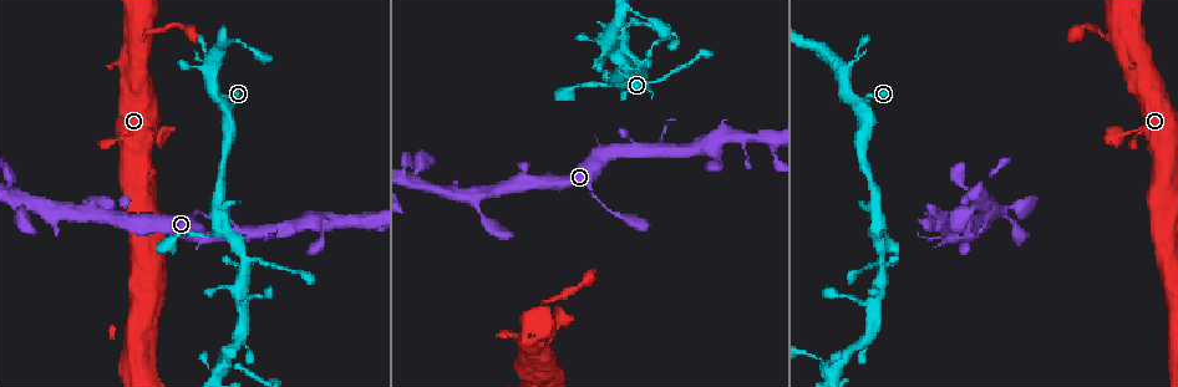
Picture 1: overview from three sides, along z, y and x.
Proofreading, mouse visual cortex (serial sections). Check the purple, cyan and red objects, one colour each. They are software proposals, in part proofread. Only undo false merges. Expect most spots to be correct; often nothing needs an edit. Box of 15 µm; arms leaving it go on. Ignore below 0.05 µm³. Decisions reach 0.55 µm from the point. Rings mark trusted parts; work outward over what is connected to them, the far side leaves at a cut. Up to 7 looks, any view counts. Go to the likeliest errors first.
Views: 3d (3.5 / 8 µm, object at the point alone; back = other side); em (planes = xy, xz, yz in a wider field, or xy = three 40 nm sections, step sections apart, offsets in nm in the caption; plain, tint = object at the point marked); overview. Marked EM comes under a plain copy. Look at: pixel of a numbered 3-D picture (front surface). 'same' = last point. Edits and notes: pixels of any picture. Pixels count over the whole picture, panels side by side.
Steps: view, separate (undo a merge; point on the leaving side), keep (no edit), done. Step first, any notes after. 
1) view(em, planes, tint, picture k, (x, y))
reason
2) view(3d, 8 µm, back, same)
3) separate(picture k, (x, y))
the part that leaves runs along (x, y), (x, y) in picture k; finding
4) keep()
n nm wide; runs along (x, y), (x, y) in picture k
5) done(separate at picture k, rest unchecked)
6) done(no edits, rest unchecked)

view(3d, 3.5 µm, picture 1, (245, 255))
thick turns thin

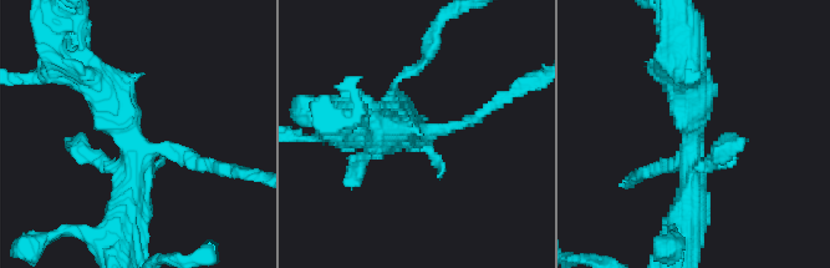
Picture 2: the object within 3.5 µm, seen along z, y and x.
view(em, xy, step 1, tint, picture 2, (132, 140))

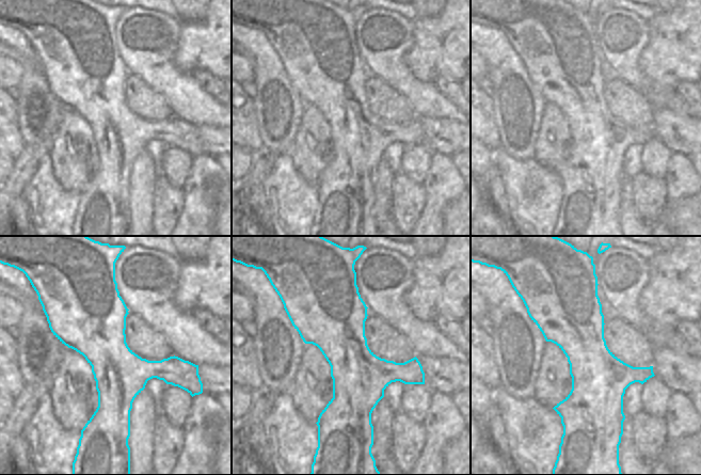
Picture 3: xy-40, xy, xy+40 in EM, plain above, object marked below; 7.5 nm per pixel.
keep()
runs along (83, 71), (133, 132), (126, 224) in picture 2; one cell here

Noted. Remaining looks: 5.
view(3d, 8 µm, picture 1, (833, 365))
thin arm on a thick one

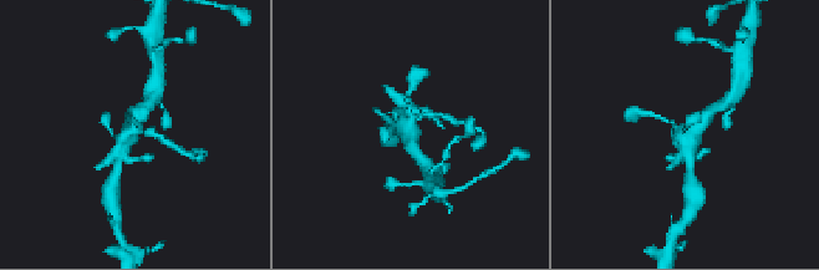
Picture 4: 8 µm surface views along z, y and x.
view(3d, 3.5 µm, picture 4, (690, 131))

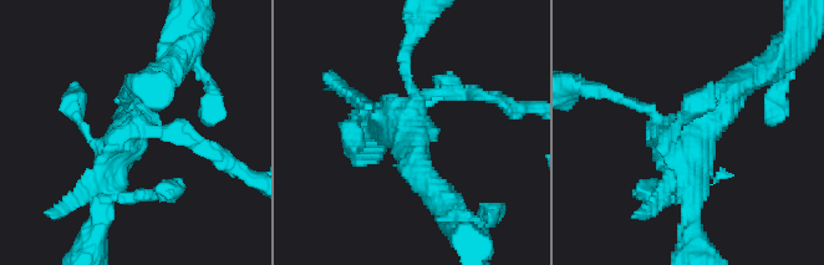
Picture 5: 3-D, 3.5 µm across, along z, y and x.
keep()
runs along (749, 79), (701, 127), (654, 136) in picture 5; continuous, no second cell

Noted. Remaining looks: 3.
view(3d, 3.5 µm, picture 1, (1123, 133))

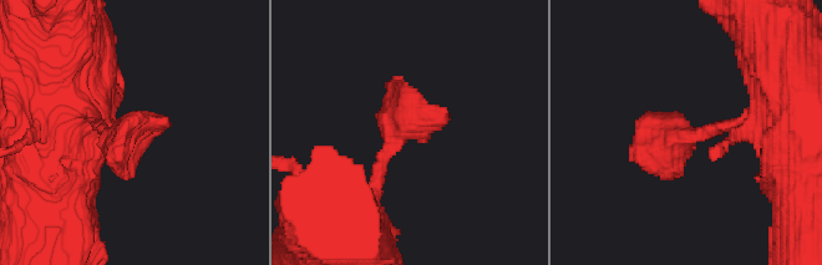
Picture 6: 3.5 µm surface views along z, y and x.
view(em, xy, step 2, tint, picture 6, (680, 136))

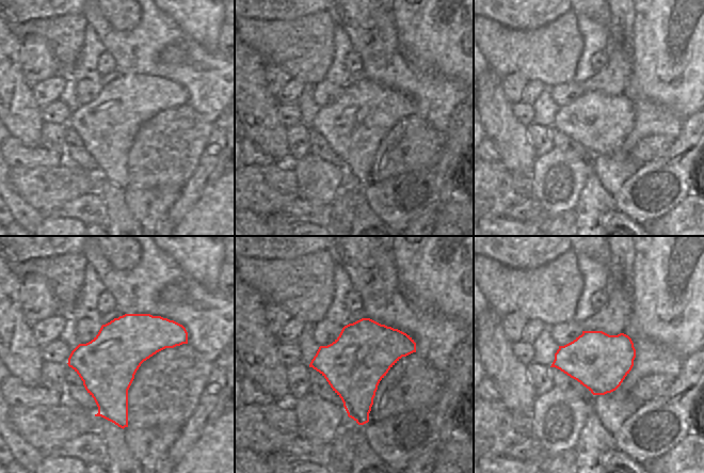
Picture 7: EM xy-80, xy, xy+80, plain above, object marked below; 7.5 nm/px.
view(em, xy, step 5, tint, same)

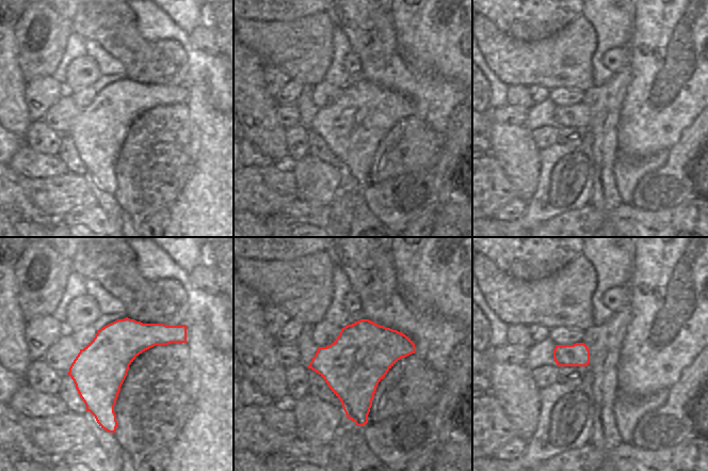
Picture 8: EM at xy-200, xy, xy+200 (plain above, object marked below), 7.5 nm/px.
keep()
runs along (749, 115), (630, 161) in picture 6; continuous, no second cell

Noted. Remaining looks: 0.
done(no edits, rest unchecked)

